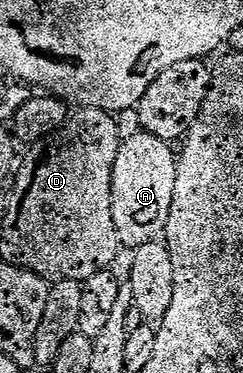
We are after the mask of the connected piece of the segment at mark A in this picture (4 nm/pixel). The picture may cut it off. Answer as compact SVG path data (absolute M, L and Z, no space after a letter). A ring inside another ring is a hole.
M144 131L122 140L119 155L115 155L115 167L111 171L111 219L122 246L136 247L156 241L164 234L165 224L171 211L171 199L175 195L175 175L178 154L168 141Z

